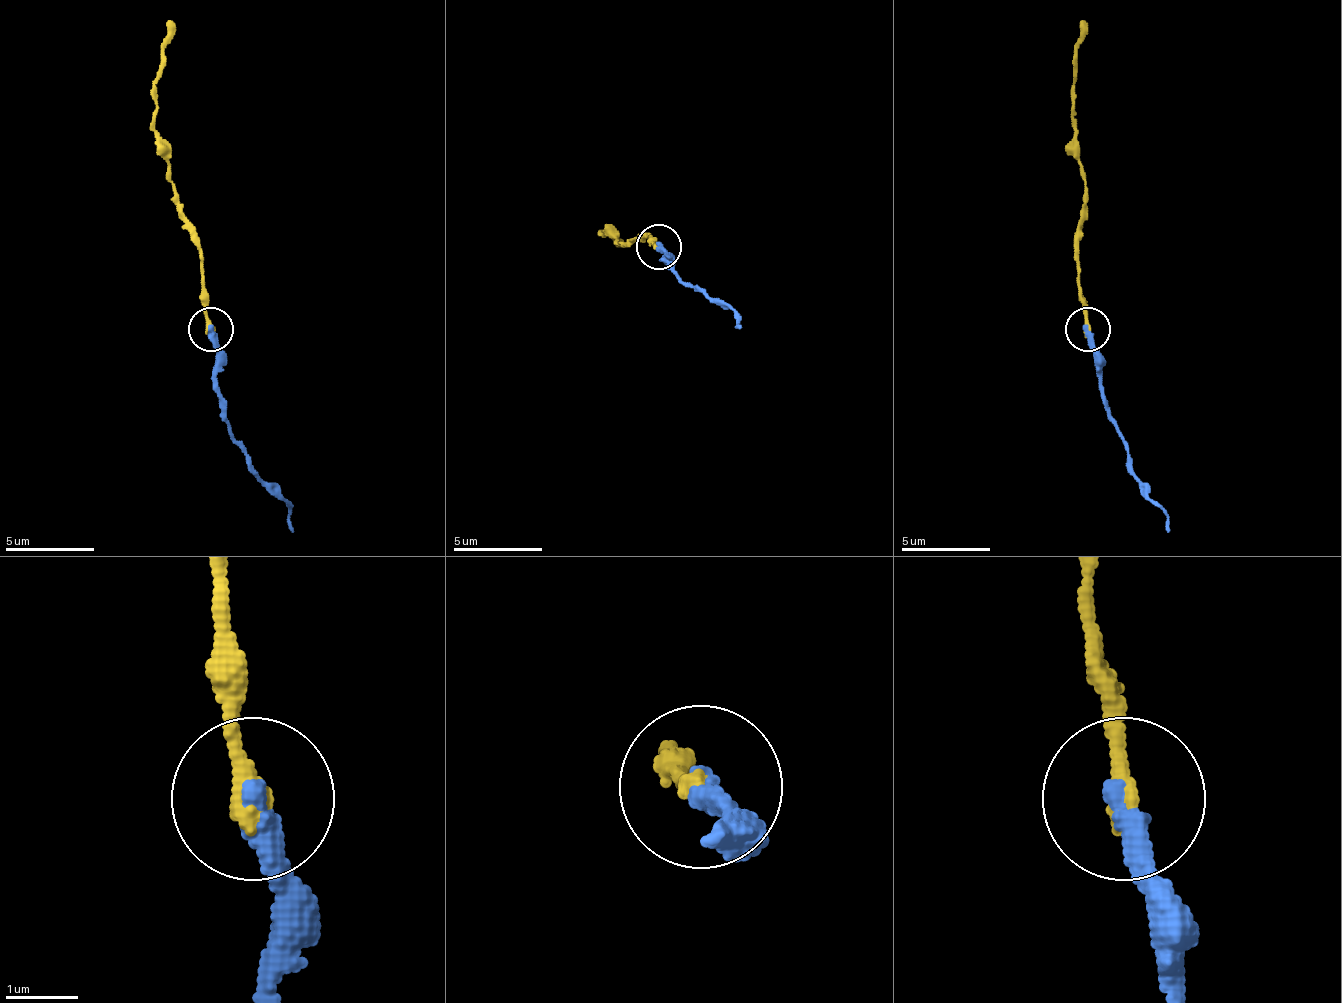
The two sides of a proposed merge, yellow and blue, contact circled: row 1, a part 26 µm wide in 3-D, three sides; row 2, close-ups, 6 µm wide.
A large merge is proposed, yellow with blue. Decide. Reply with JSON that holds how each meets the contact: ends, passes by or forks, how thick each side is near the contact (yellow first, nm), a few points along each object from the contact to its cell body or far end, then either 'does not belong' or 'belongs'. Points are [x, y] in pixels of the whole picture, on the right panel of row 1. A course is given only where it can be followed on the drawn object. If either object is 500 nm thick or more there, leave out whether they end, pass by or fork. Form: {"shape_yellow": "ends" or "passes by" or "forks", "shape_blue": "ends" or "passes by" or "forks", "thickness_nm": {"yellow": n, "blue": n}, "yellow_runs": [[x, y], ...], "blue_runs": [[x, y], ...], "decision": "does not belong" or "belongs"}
{"shape_yellow": "ends", "shape_blue": "ends", "thickness_nm": {"yellow": 340, "blue": 360}, "yellow_runs": [[1086, 328], [1077, 238], [1086, 189], [1073, 127], [1077, 42], [1082, 19]], "blue_runs": [[1086, 328], [1109, 422], [1126, 467], [1162, 511], [1167, 534]], "decision": "belongs"}

